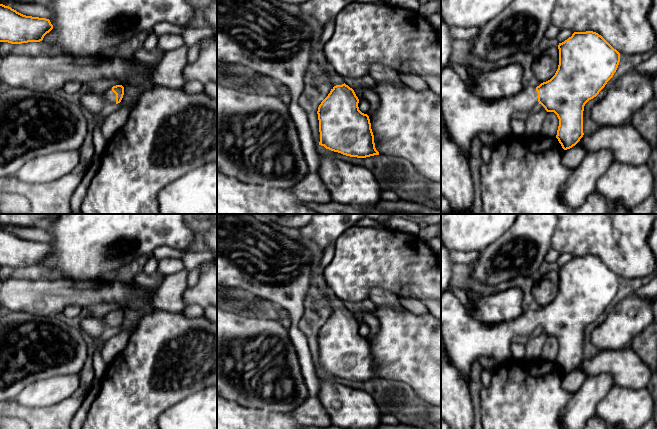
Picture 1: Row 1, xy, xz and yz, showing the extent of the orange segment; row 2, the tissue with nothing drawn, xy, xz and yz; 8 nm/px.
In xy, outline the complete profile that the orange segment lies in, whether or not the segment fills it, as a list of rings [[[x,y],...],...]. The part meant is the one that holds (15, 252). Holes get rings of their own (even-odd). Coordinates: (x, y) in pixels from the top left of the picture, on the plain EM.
[[[0,228],[0,266],[40,266],[53,253],[49,243],[23,239]]]

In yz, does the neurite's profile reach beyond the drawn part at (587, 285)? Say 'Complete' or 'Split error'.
Split error

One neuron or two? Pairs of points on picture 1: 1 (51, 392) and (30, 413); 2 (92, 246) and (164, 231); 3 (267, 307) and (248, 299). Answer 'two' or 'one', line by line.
1: two
2: one
3: two

